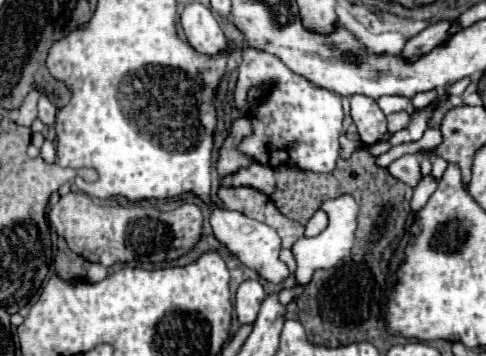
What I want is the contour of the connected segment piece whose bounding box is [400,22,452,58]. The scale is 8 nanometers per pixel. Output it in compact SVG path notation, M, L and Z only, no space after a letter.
M436 22L432 26L428 26L426 30L422 30L420 34L412 36L406 46L400 52L400 58L420 58L420 54L428 54L432 48L440 46L446 36L448 36L448 28L452 22Z

